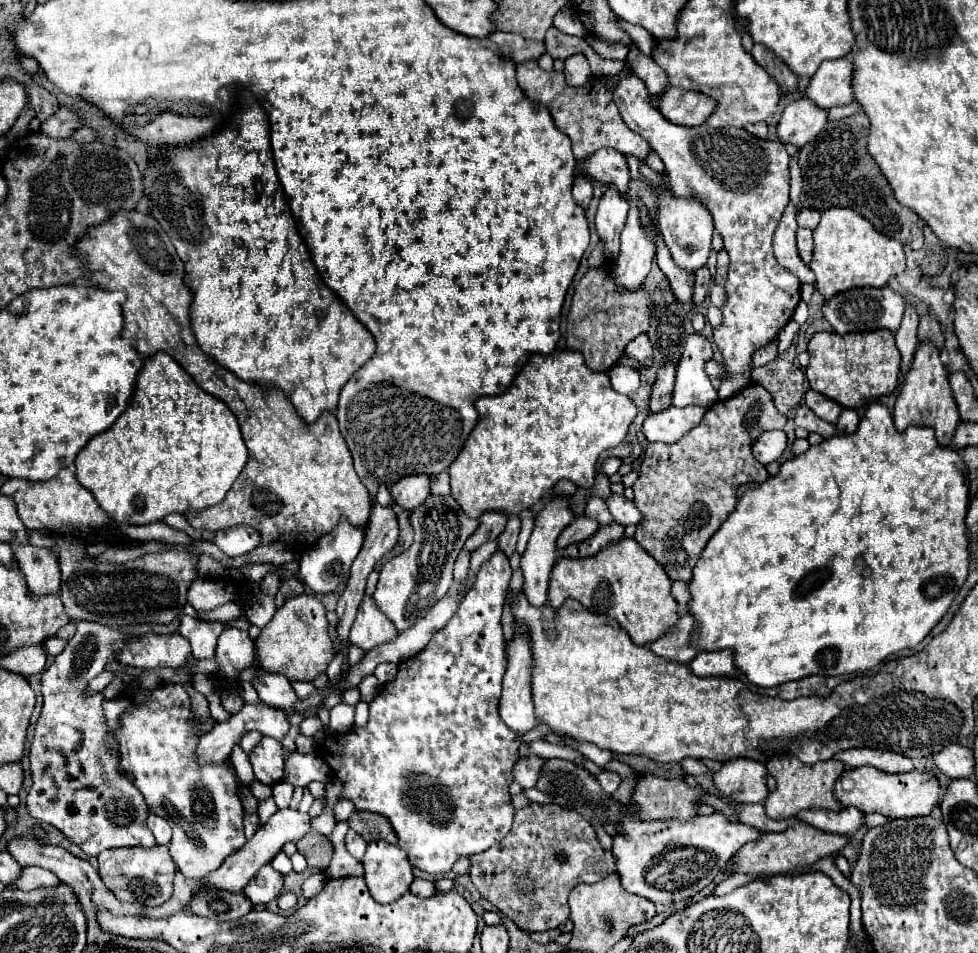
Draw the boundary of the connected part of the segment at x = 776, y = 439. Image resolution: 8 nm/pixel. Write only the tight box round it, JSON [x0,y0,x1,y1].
[752,430,786,464]

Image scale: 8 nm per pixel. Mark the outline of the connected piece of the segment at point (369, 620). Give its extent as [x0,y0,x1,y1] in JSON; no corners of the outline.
[348,598,398,652]

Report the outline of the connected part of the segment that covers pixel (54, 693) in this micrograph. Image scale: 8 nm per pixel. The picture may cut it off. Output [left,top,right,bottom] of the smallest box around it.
[28,622,156,856]

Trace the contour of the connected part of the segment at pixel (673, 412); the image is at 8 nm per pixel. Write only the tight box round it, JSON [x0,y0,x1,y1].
[644,406,706,444]

